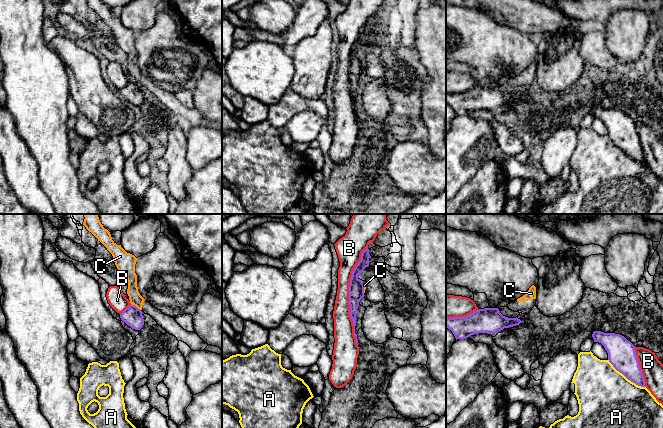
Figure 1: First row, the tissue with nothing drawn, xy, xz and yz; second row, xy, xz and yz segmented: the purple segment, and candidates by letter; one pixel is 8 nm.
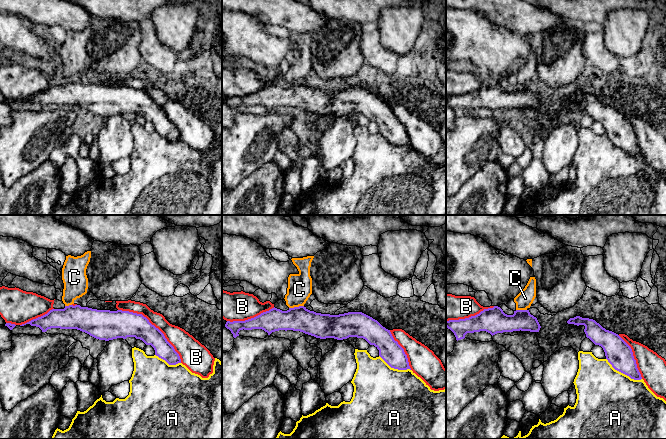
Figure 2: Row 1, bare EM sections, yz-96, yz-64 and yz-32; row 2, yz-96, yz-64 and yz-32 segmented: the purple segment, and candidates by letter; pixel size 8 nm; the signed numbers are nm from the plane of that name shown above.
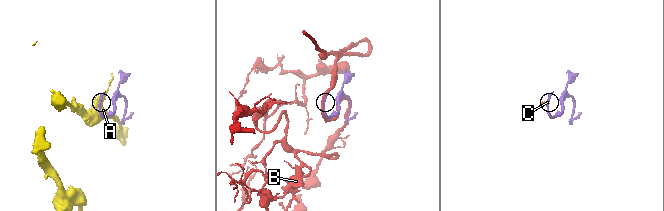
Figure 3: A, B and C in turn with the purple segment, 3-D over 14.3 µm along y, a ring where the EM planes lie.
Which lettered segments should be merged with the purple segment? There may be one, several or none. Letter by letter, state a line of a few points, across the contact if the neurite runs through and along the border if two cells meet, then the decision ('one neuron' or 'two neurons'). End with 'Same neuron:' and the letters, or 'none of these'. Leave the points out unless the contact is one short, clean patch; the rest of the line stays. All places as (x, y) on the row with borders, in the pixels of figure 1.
A: two neurons
B: one neuron
C: line xy (131, 303), (140, 310); two neurons
Same neuron: B

